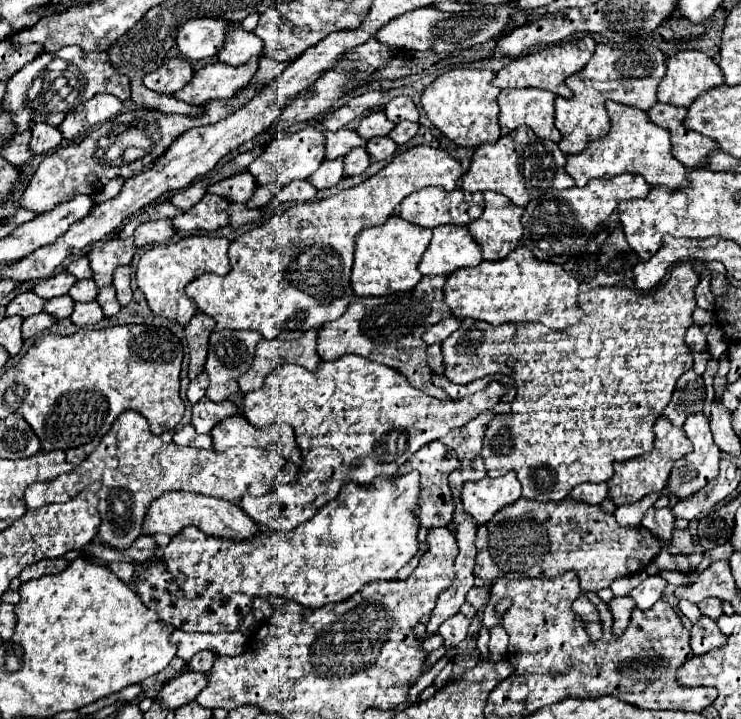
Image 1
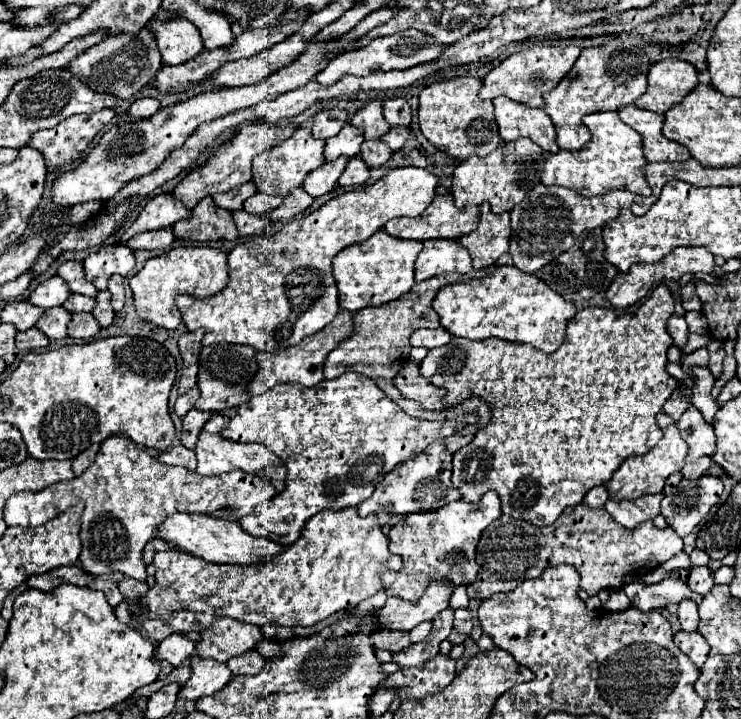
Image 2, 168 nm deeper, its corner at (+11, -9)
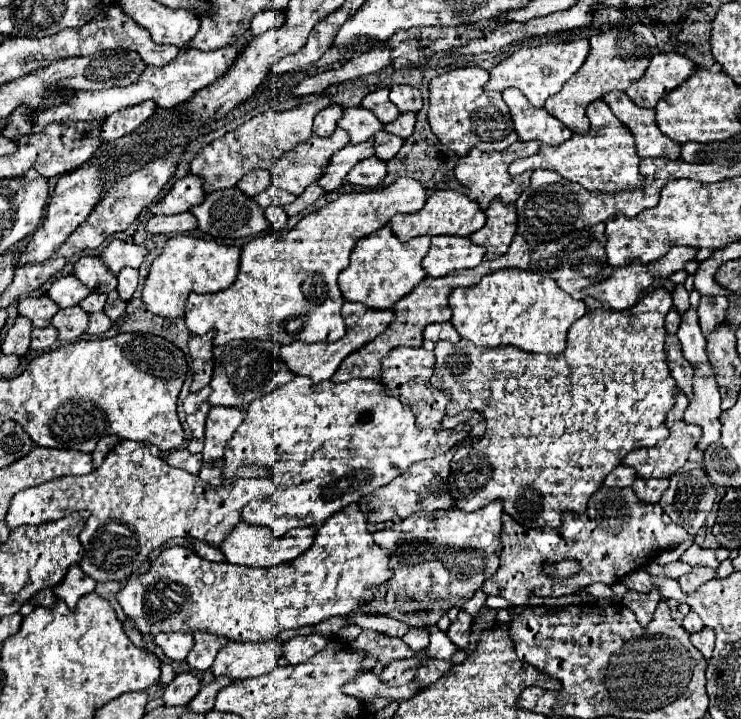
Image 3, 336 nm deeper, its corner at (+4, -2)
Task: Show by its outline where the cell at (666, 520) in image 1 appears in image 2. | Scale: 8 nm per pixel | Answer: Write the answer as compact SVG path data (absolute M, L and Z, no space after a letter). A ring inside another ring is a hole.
M658 492L658 494L648 494L648 496L640 496L636 500L608 500L606 502L606 510L608 514L618 520L622 526L626 528L632 528L632 526L638 526L640 522L646 522L646 520L654 520L658 514L660 514L660 502L664 498L664 492Z

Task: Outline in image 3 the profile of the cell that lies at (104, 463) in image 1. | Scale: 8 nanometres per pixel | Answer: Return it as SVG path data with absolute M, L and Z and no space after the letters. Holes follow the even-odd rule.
M119 441L115 449L107 453L99 469L93 469L81 477L61 477L55 481L47 481L37 487L29 487L19 491L9 505L7 525L39 525L61 519L63 515L73 513L75 509L91 511L91 517L81 531L81 543L85 547L85 555L81 561L81 569L93 577L95 581L125 581L129 573L135 573L149 557L153 549L163 545L171 537L197 537L207 541L209 545L219 545L225 535L241 521L241 511L251 499L265 499L273 495L277 485L271 479L235 479L227 485L211 485L199 475L191 475L189 471L171 467L161 457L149 453L149 447L137 441Z

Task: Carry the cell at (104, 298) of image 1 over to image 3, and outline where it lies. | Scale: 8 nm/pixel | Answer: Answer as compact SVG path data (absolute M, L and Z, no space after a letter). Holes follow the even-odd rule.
M111 291L111 293L107 295L107 305L105 305L105 309L103 309L103 311L105 311L113 321L117 321L117 319L123 315L125 305L127 305L127 303L119 299L117 291Z

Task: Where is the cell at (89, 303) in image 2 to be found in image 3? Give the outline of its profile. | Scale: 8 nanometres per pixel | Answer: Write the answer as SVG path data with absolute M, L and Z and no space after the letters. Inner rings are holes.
M89 293L81 303L79 307L87 313L95 313L95 311L101 311L105 307L105 301L107 301L107 295L105 293Z

